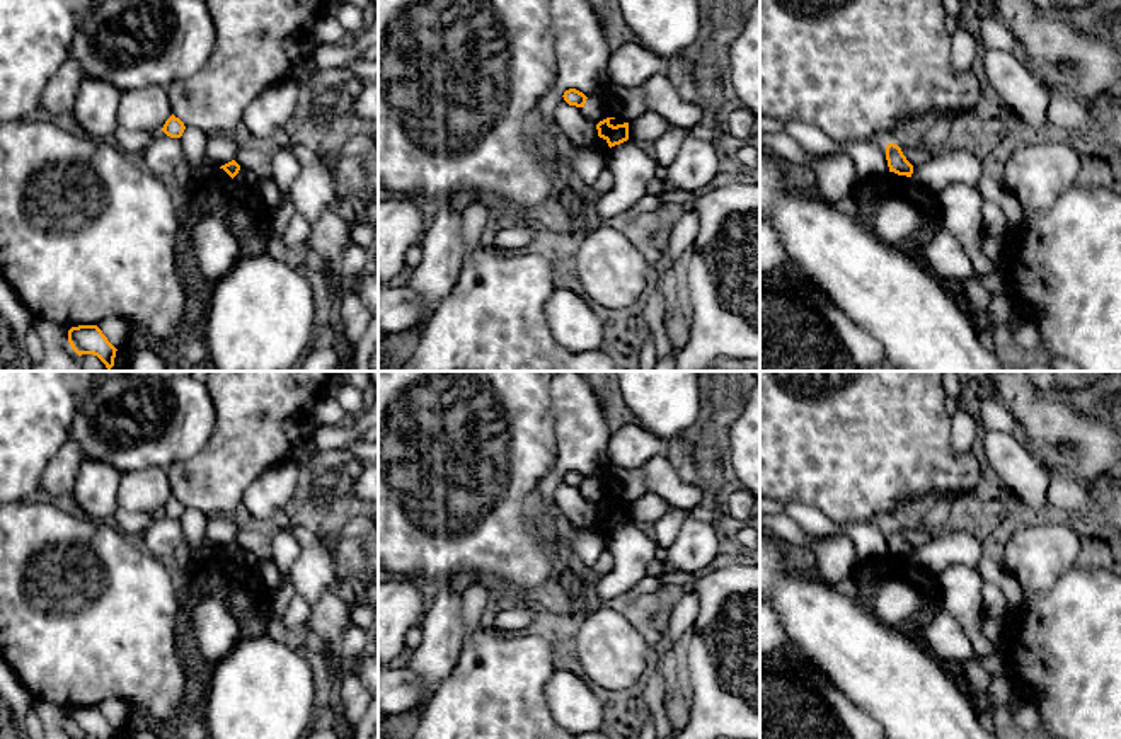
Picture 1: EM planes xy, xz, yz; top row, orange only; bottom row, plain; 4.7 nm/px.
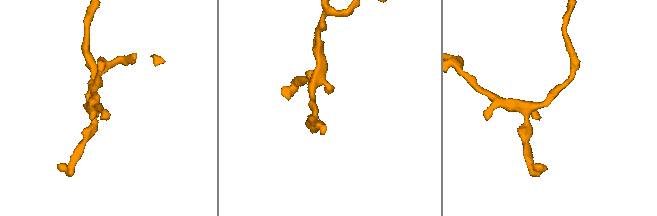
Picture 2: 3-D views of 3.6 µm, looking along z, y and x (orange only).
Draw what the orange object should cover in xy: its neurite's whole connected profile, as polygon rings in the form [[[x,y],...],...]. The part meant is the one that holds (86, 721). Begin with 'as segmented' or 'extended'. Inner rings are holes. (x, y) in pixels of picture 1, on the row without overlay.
as segmented | [[[97,707],[72,708],[68,712],[68,724],[78,737],[116,739],[118,732]]]

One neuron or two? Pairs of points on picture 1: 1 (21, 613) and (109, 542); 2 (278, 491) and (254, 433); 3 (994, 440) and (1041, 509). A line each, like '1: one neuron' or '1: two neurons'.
1: one neuron
2: two neurons
3: one neuron

